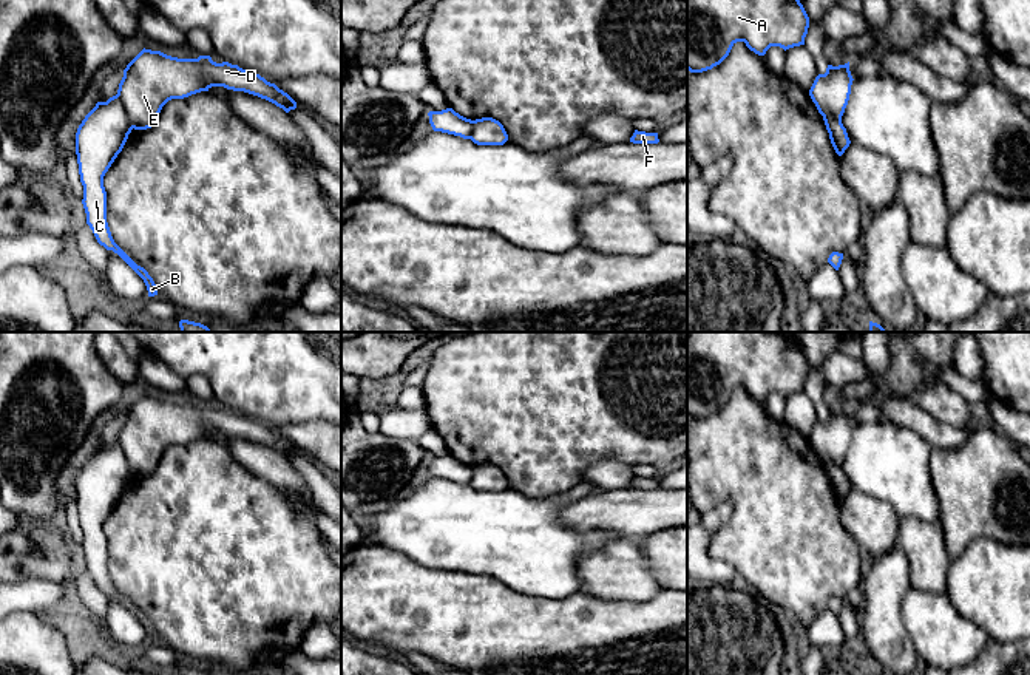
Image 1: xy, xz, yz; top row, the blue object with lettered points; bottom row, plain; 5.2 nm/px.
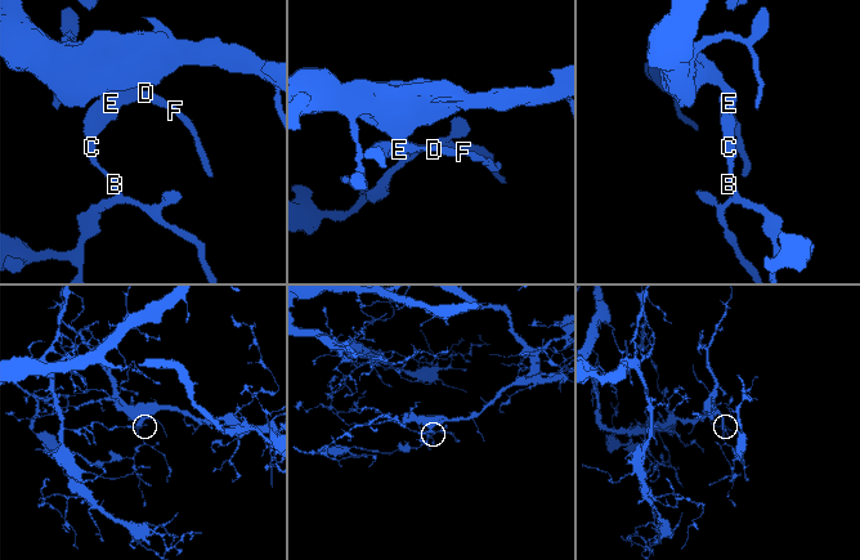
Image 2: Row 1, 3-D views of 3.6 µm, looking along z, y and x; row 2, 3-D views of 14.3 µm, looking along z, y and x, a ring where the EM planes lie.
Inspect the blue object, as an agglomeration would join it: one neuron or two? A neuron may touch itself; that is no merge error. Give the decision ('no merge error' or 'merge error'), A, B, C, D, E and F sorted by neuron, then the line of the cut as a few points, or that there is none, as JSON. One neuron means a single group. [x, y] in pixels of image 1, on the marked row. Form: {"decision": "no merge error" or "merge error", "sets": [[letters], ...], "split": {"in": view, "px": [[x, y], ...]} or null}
{"decision": "merge error", "sets": [["A", "D", "E", "F"], ["B", "C"]], "split": {"in": "xy", "px": [[116, 94], [133, 127]]}}

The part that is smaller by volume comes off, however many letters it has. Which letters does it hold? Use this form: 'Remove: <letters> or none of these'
Remove: B, C

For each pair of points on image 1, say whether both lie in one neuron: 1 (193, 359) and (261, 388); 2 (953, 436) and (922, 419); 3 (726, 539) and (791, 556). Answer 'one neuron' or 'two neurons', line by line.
1: one neuron
2: one neuron
3: one neuron

